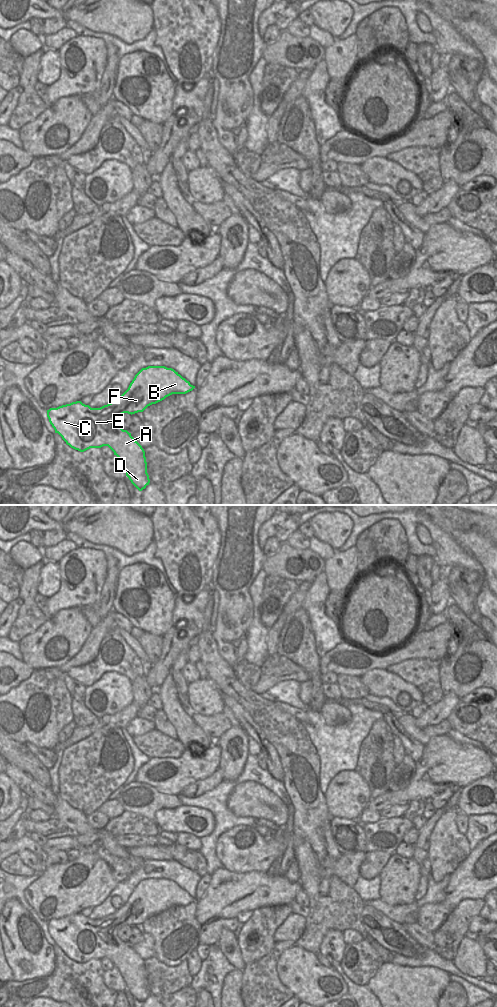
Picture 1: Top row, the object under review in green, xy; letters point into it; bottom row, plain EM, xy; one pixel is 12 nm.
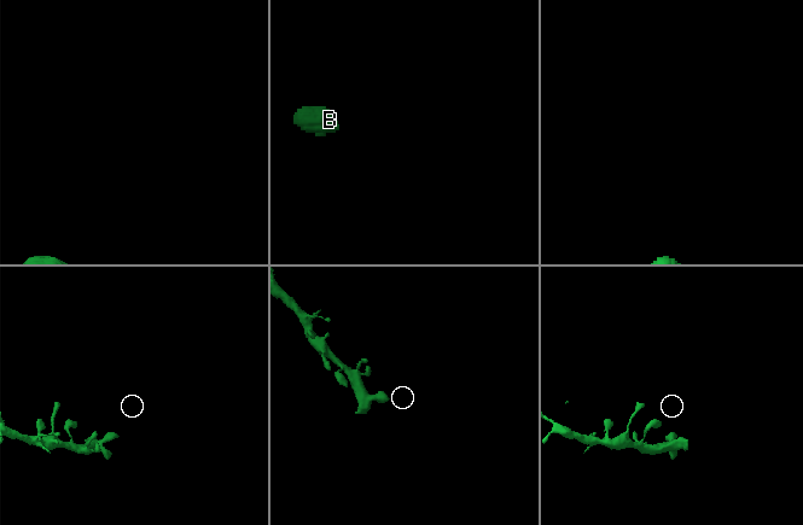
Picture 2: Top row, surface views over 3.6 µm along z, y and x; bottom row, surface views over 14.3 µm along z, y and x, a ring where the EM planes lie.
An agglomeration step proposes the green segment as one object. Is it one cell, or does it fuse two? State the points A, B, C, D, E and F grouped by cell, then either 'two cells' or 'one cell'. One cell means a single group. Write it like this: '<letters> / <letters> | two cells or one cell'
A B C D E F | one cell

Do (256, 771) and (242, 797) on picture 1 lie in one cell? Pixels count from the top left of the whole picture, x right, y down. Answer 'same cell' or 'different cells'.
different cells

